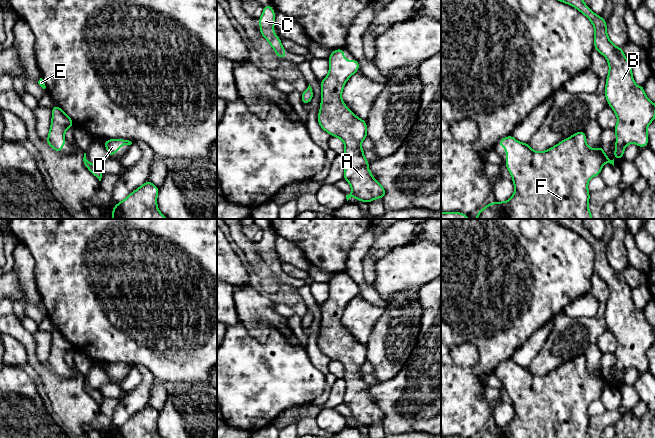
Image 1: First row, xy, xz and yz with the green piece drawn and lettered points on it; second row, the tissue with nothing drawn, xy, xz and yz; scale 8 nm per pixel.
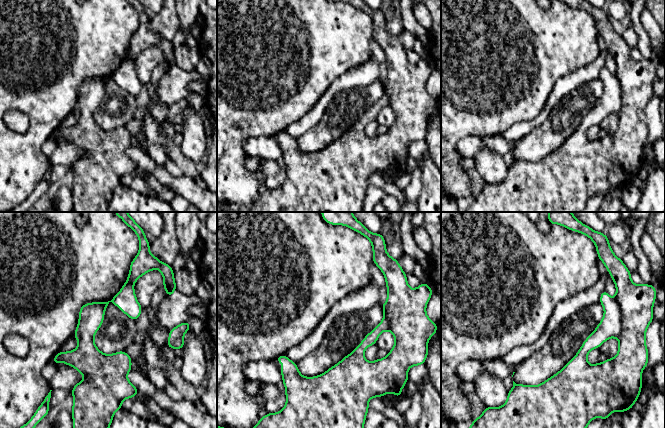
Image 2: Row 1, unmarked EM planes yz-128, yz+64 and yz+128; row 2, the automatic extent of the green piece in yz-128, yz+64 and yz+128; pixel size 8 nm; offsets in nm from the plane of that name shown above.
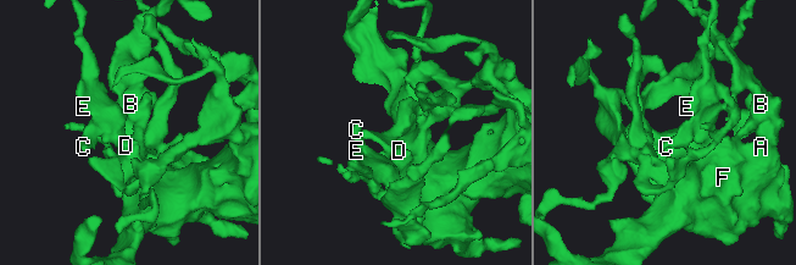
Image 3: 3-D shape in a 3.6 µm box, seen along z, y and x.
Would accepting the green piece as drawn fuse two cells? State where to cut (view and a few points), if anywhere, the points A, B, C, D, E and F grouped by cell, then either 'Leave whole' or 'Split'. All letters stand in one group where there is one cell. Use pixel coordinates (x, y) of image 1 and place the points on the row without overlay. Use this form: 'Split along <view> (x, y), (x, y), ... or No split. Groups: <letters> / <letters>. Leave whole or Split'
No split. Groups: A B C D E F. Leave whole

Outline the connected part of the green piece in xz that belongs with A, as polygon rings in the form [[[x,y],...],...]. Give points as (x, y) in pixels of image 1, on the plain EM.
[[[344,272],[333,274],[329,280],[328,299],[320,306],[321,328],[318,337],[320,351],[333,361],[340,362],[344,369],[345,394],[343,402],[350,408],[352,416],[346,419],[347,425],[355,421],[360,426],[370,427],[377,422],[386,420],[383,410],[373,401],[369,394],[369,384],[364,381],[361,367],[367,362],[367,347],[358,342],[342,325],[343,311],[348,303],[359,294],[358,284],[345,284]]]

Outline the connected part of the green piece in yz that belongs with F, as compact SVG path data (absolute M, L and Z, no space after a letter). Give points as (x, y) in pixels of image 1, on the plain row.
M584 354L562 364L546 375L533 375L528 367L521 367L511 359L502 362L497 369L505 371L505 390L512 400L515 415L507 425L489 427L477 438L591 438L588 406L592 401L600 399L605 387L614 390L614 383L610 384L601 370L591 373L587 369Z

